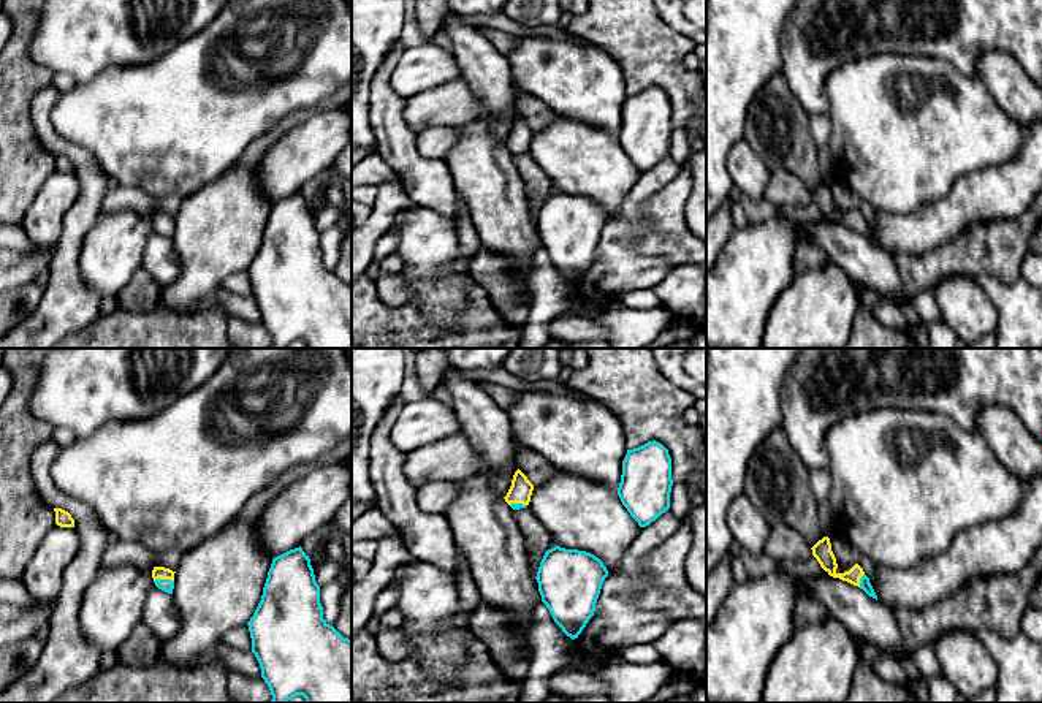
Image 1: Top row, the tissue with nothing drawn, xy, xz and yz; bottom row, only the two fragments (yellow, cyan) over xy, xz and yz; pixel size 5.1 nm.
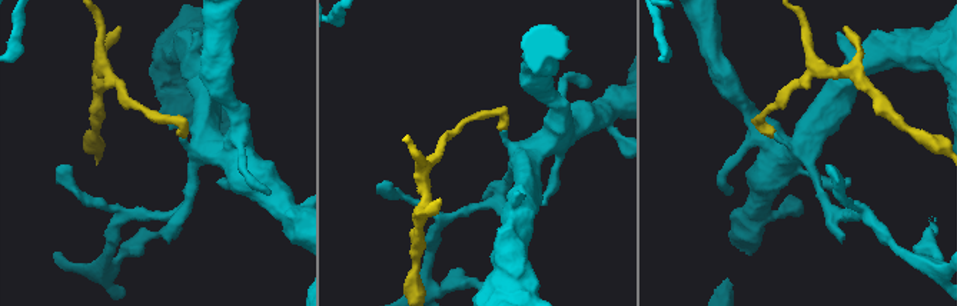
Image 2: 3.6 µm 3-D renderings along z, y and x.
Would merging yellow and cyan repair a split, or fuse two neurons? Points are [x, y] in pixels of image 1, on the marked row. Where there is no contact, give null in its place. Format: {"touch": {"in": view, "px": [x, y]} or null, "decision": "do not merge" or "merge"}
{"touch": {"in": "xy", "px": [163, 578]}, "decision": "merge"}

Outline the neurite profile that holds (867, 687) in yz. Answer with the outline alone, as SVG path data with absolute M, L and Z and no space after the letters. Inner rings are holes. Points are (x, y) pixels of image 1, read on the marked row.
M860 663L844 703L920 703L909 684L885 682L871 667Z

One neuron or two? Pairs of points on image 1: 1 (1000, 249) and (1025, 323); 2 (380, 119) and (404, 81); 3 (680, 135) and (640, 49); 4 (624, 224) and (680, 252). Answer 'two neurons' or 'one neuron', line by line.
1: two neurons
2: two neurons
3: two neurons
4: two neurons

